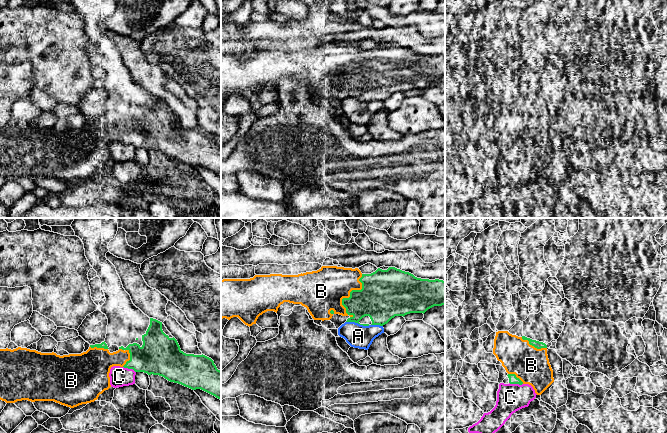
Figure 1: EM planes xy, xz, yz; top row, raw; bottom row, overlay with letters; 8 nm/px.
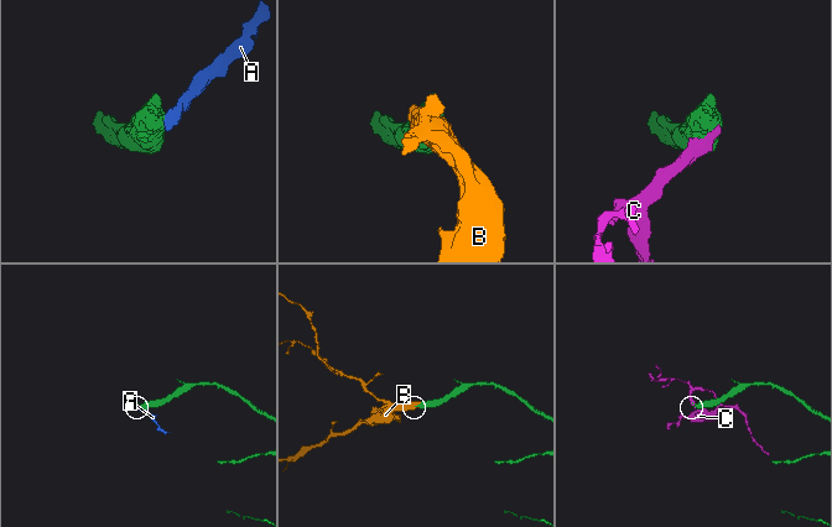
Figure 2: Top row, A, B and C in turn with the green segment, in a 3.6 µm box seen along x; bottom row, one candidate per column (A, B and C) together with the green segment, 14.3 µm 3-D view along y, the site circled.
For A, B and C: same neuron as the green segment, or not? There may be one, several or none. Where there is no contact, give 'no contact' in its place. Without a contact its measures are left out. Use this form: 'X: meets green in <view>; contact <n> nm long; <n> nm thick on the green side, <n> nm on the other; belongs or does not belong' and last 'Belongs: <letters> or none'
A: meets green in xz; contact 190 nm long; 320 nm thick on the green side, 190 nm on the other; does not belong
B: meets green in xz; contact 360 nm long; 360 nm thick on the green side, 340 nm on the other; belongs
C: meets green in yz; contact 110 nm long; 70 nm thick on the green side, 220 nm on the other; does not belong
Belongs: B

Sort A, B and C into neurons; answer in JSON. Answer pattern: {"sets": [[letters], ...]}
{"sets": [["A", "C"], ["B"]]}

